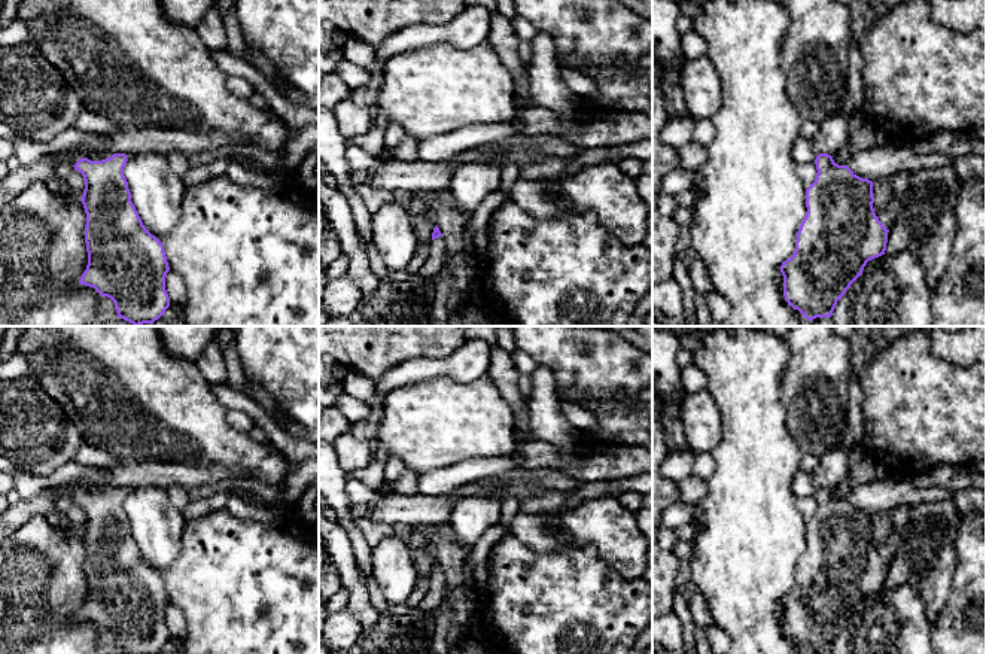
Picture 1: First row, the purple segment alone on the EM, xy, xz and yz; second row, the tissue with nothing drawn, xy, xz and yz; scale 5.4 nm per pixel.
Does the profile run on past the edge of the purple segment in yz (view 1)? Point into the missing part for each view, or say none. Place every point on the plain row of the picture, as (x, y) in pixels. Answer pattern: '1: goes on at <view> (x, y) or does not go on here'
1: does not go on here

